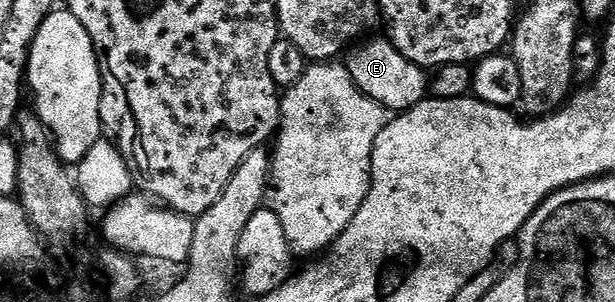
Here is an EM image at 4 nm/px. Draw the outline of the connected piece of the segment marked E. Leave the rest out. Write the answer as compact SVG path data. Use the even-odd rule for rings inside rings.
M386 38L365 39L353 45L344 56L344 65L353 82L372 101L378 102L394 114L404 112L427 97L430 80L425 69L403 58Z

